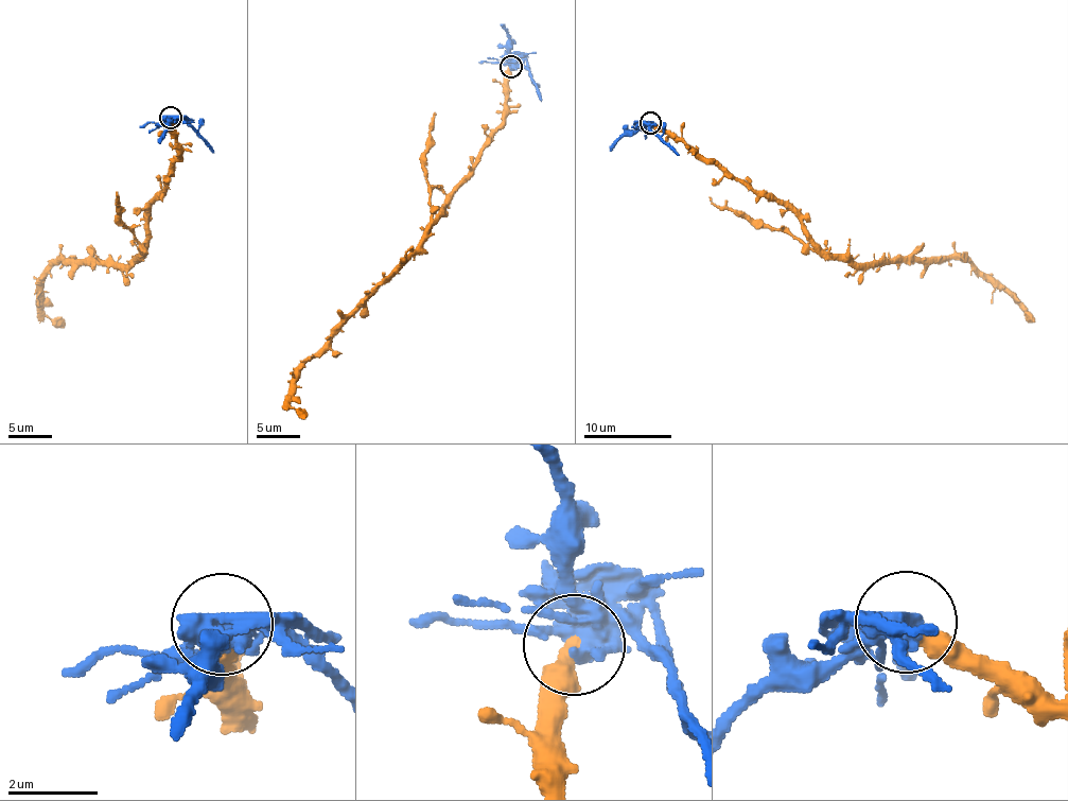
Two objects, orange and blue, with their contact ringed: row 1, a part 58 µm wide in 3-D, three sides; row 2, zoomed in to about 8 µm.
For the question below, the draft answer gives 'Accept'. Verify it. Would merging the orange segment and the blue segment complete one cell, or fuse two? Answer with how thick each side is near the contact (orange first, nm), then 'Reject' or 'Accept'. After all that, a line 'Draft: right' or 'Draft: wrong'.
Thickness 440 nm (orange) against 420 nm. Reject
Draft: wrong

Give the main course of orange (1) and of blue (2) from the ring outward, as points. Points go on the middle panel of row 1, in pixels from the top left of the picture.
1: (510, 67), (504, 124), (472, 166), (472, 174), (450, 197), (424, 242), (300, 368), (289, 402), (305, 419)
2: (510, 67), (524, 67), (540, 101)

